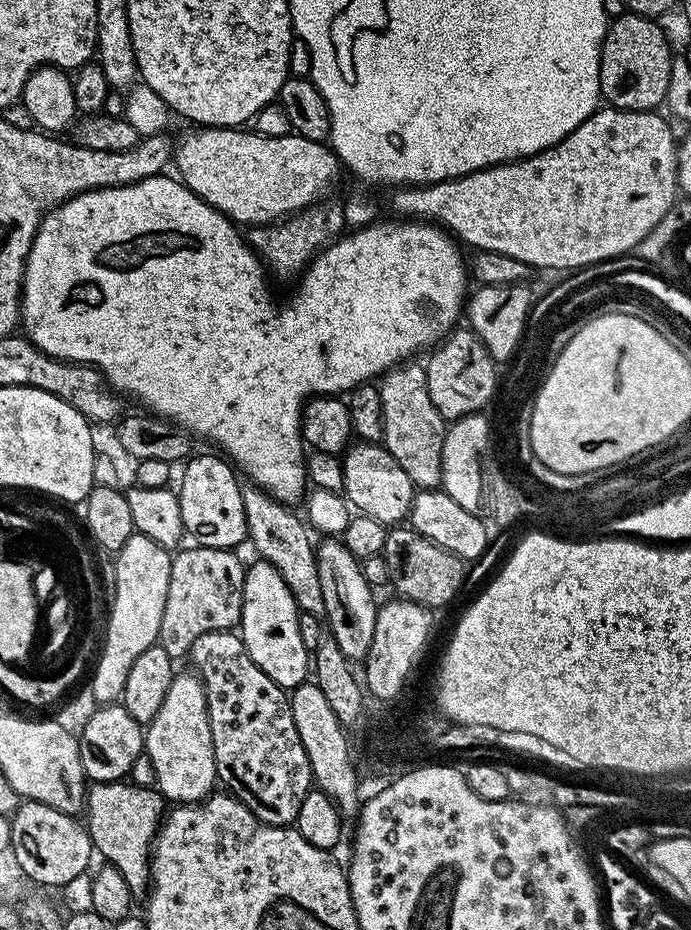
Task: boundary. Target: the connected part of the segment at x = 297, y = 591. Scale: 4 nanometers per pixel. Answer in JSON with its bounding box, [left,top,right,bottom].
[244,498,324,616]

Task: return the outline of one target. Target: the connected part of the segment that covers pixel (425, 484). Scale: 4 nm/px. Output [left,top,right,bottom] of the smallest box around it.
[380,368,448,490]

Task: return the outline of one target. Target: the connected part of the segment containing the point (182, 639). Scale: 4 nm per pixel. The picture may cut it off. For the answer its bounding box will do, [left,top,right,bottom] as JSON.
[158,547,245,658]

